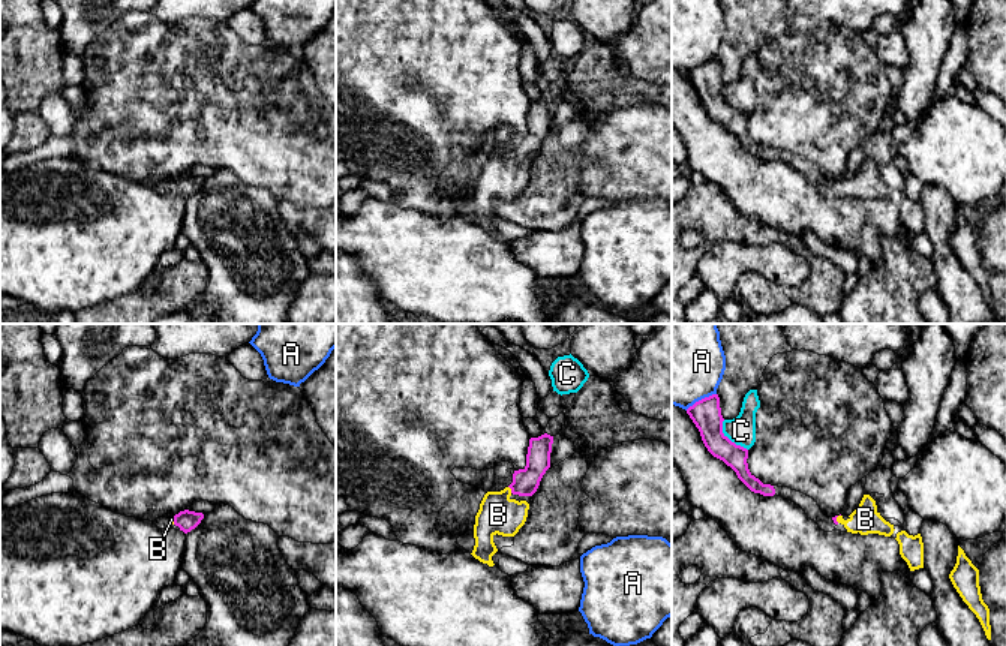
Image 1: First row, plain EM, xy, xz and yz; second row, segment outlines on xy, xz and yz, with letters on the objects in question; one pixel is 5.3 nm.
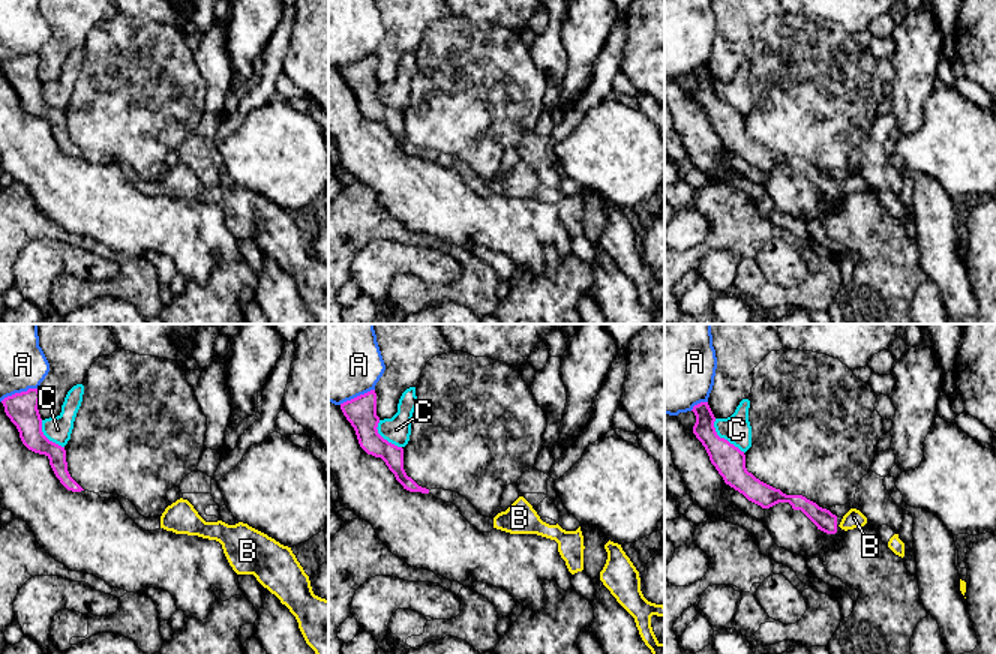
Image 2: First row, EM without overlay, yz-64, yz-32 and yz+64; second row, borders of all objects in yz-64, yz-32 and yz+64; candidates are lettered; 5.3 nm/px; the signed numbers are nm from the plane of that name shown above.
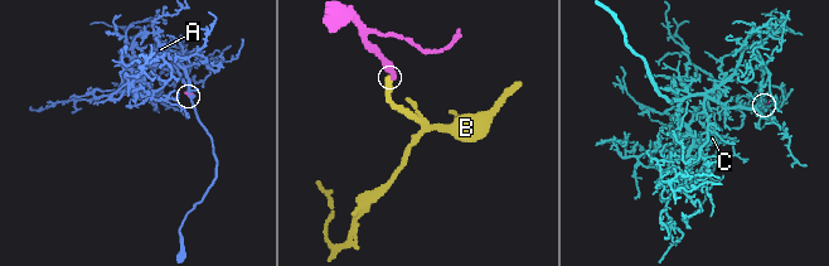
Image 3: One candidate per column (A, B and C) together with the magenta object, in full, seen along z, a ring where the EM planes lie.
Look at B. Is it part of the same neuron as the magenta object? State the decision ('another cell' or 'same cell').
same cell

